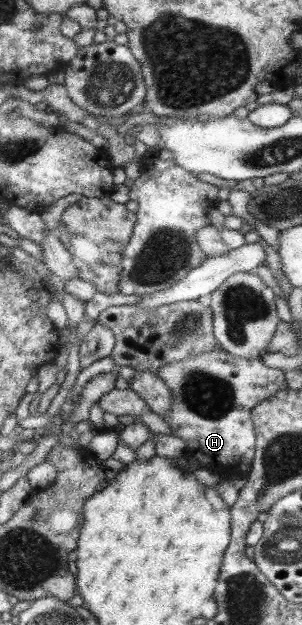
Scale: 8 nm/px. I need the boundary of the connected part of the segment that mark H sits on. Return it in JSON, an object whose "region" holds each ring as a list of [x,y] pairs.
{"region":[[[215,346],[209,351],[189,355],[187,359],[159,367],[157,376],[170,387],[171,393],[174,394],[171,411],[161,417],[170,429],[170,434],[183,440],[186,460],[197,462],[200,468],[219,475],[222,480],[247,477],[257,444],[252,412],[262,400],[270,399],[279,388],[286,386],[284,371],[267,367],[259,356],[249,359],[235,357]]]}

